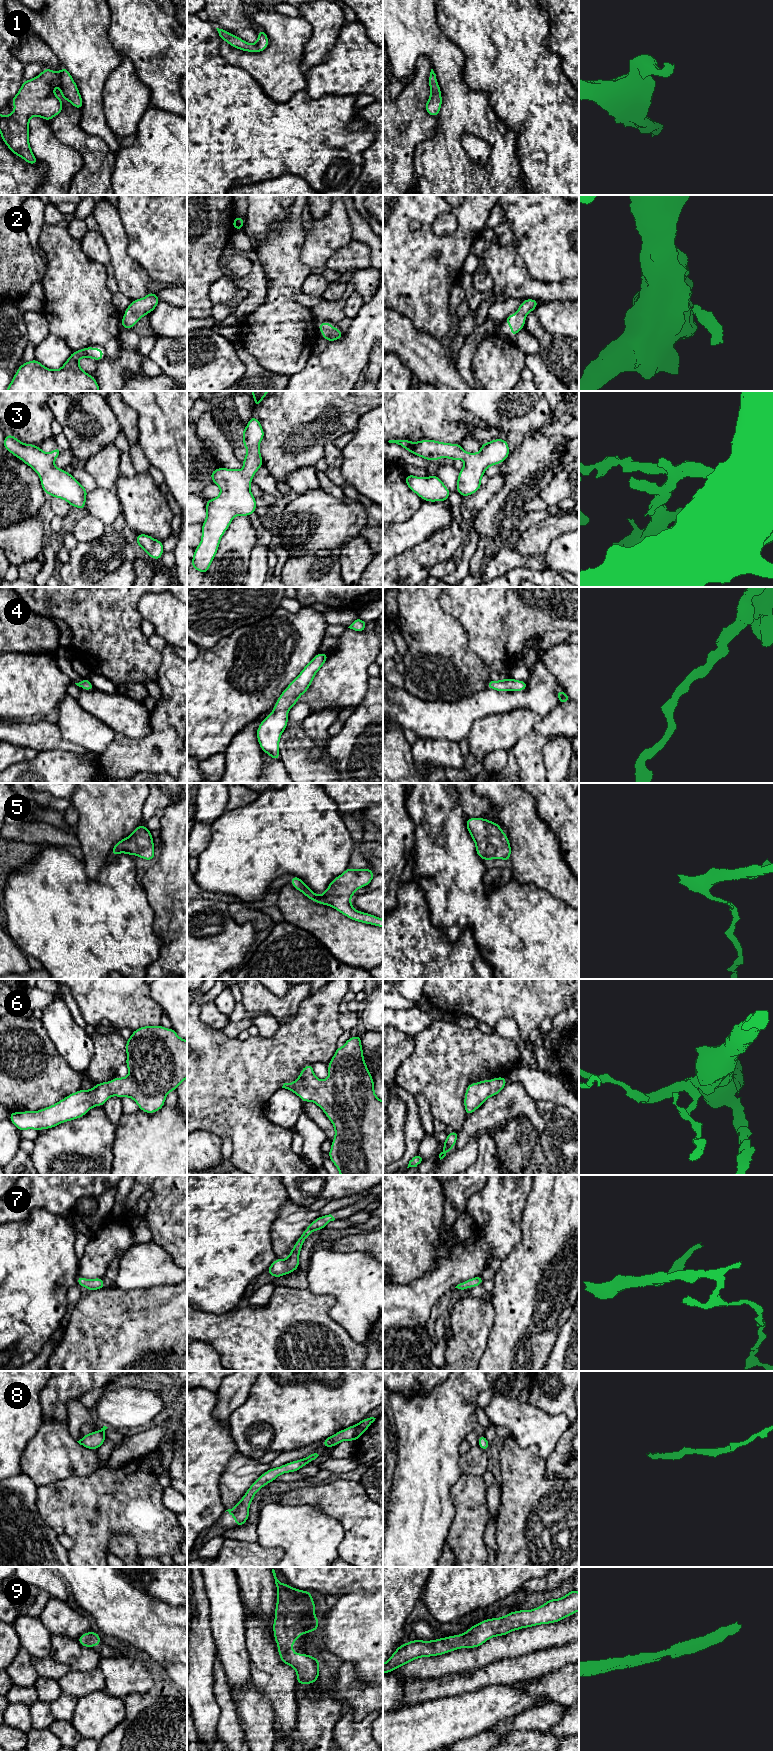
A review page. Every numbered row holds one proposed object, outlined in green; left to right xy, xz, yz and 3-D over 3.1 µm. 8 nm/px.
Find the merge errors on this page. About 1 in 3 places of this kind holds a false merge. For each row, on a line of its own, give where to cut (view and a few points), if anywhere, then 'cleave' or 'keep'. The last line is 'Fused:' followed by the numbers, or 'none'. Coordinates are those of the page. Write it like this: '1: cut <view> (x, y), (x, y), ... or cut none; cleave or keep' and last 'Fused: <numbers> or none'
1: cut none; keep
2: cut none; keep
3: cut none; keep
4: cut none; keep
5: cut none; keep
6: cut none; keep
7: cut none; keep
8: cut none; keep
9: cut none; keep
Fused: none

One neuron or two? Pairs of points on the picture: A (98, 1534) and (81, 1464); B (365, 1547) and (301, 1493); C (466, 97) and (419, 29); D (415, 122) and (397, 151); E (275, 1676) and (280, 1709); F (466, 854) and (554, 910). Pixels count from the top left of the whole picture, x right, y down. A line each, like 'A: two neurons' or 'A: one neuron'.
A: two neurons
B: one neuron
C: one neuron
D: one neuron
E: one neuron
F: one neuron

